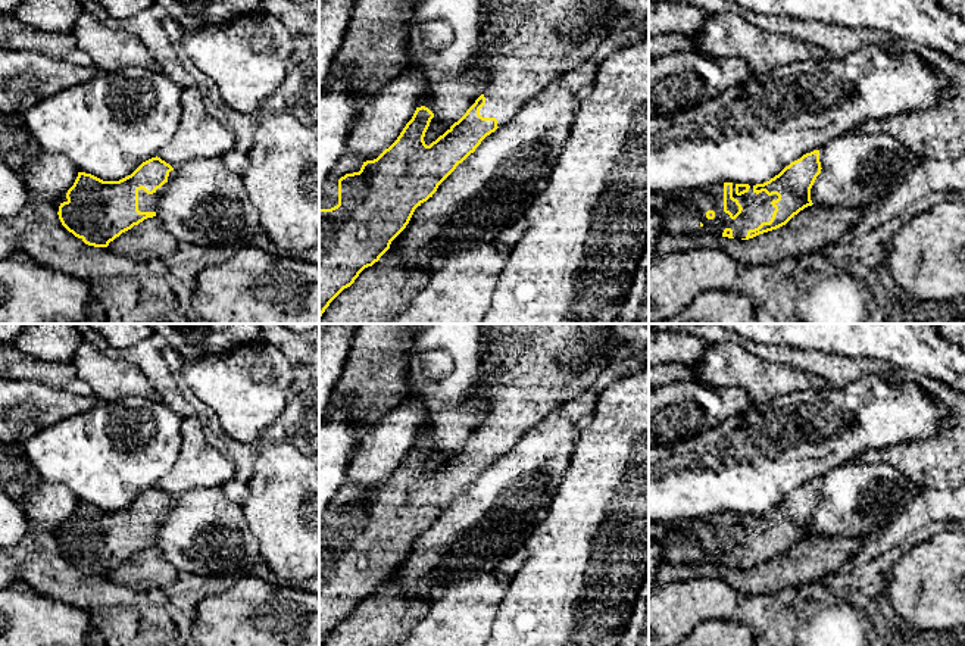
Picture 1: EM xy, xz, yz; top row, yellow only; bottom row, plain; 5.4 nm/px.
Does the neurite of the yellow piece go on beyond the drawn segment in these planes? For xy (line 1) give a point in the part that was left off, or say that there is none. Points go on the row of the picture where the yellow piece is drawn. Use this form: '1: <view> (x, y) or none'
1: xy (146, 202)

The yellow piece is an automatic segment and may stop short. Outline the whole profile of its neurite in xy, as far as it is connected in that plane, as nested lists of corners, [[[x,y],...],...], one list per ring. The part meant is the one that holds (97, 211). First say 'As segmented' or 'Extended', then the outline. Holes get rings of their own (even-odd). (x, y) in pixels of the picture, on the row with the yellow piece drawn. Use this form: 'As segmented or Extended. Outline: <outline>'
Extended. Outline: [[[157,156],[119,181],[78,172],[57,215],[62,225],[85,244],[107,247],[122,233],[156,216],[157,196],[172,180],[174,168]]]

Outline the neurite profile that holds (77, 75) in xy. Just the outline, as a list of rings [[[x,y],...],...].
[[[0,49],[0,118],[21,116],[38,102],[103,74],[37,52]]]

